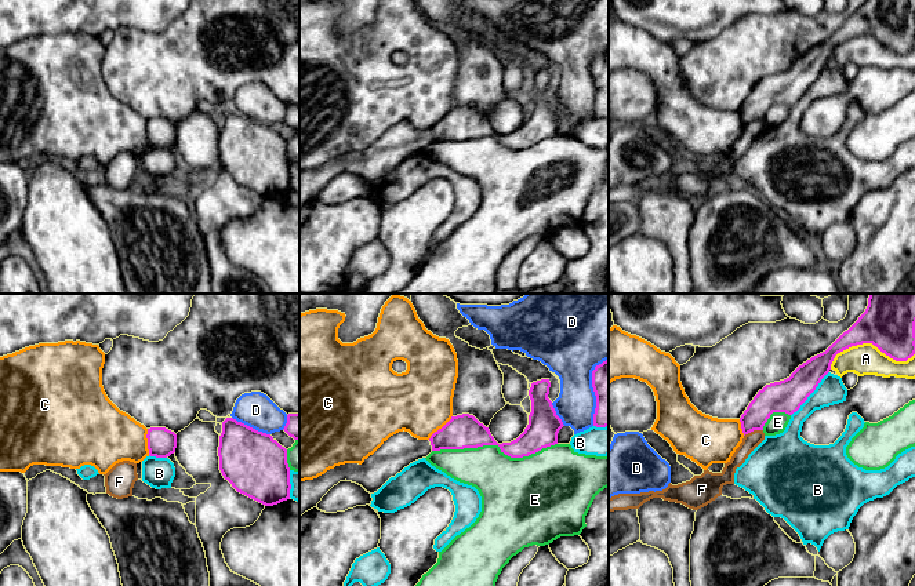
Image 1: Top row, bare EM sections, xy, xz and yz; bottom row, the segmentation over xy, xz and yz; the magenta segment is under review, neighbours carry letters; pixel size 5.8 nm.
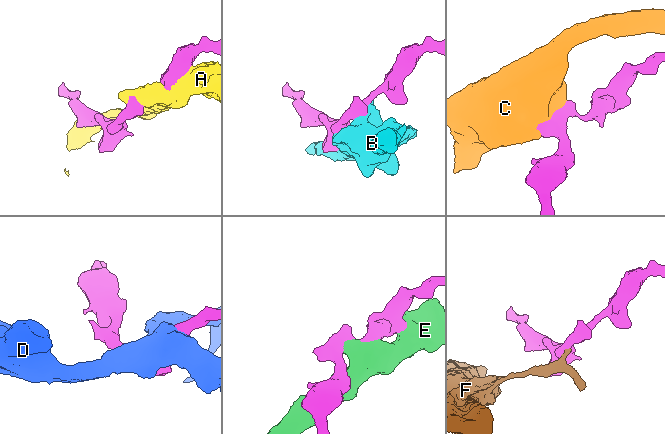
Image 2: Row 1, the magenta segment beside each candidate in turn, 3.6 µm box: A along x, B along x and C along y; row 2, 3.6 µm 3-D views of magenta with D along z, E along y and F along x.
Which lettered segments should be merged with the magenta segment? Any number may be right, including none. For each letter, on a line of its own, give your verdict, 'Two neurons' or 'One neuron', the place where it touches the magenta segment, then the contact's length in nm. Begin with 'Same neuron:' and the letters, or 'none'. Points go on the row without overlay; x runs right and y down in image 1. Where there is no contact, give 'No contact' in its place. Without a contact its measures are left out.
Same neuron: none
A: Two neurons. Touches magenta at yz (868, 33). Shared border 500 nm
B: Two neurons. Touches magenta at yz (812, 83). Shared border 340 nm
C: Two neurons. Touches magenta at xz (442, 119). Shared border 200 nm
D: Two neurons. Touches magenta at xy (251, 119). Shared border 240 nm
E: Two neurons. Touches magenta at xz (494, 135). Shared border 750 nm
F: Two neurons. Touches magenta at yz (752, 122). Shared border 120 nm

